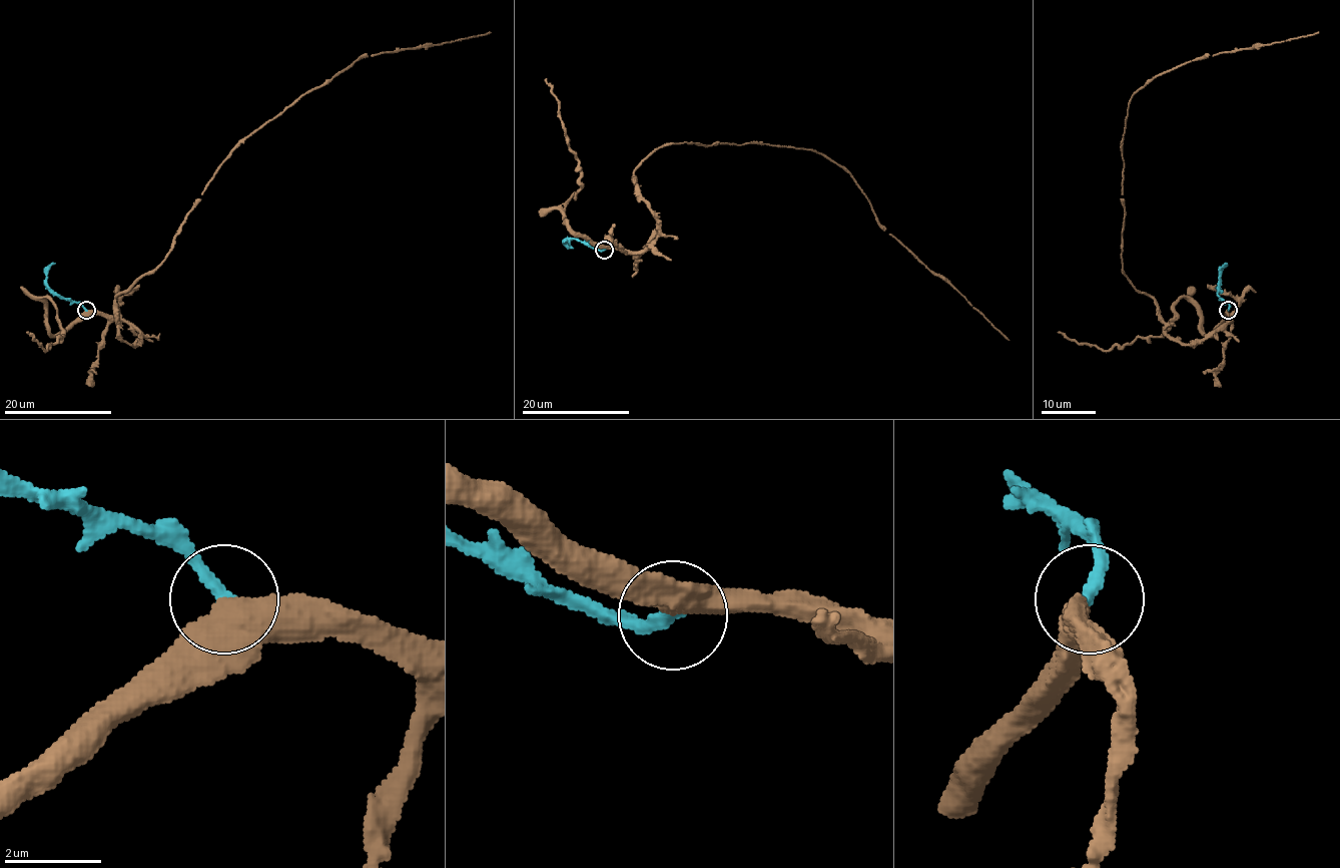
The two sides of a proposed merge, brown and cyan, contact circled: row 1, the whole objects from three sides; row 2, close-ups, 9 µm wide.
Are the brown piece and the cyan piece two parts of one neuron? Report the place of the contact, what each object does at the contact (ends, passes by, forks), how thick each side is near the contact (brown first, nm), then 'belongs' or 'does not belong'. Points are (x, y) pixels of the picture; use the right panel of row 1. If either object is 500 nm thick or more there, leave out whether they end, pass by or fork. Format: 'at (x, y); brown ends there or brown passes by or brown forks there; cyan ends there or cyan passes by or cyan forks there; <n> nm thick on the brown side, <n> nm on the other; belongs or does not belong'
at (1228, 310); 650 nm thick on the brown side, 260 nm on the other; belongs

